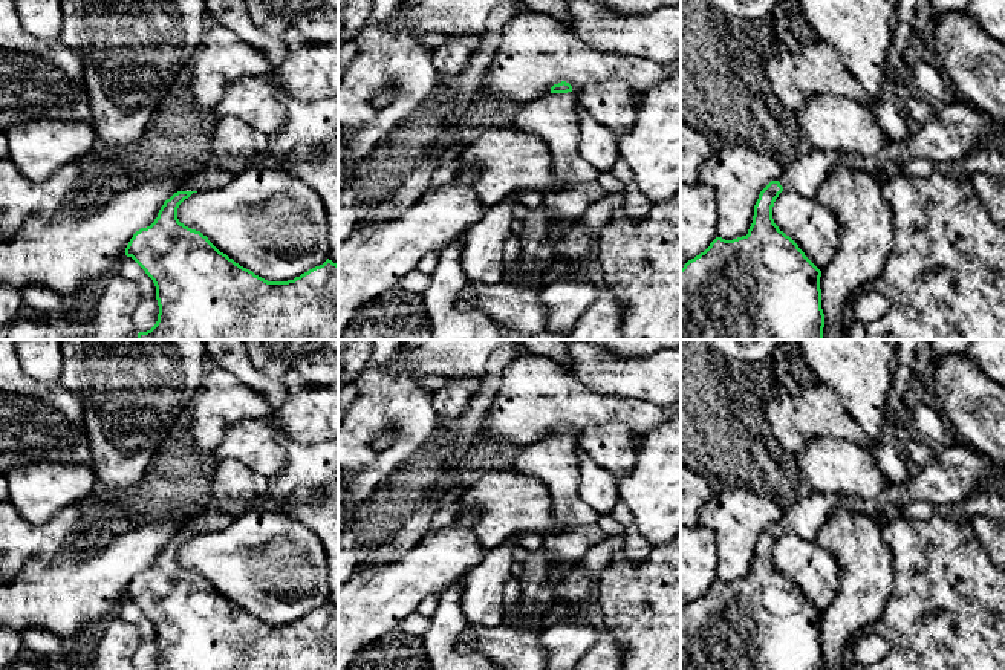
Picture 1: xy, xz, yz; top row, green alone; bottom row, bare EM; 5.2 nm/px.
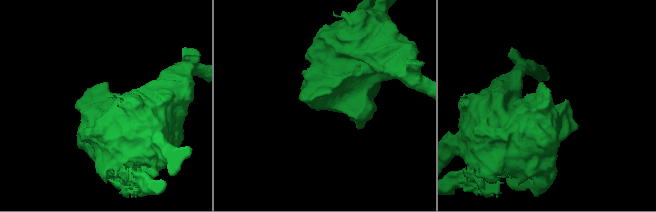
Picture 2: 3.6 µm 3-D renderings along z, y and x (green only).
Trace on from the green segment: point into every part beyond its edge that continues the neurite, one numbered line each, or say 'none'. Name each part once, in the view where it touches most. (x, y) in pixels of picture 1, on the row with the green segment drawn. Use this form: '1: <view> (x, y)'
none

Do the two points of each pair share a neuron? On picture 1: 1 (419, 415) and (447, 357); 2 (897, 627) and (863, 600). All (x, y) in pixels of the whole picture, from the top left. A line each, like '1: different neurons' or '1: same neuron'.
1: different neurons
2: different neurons

